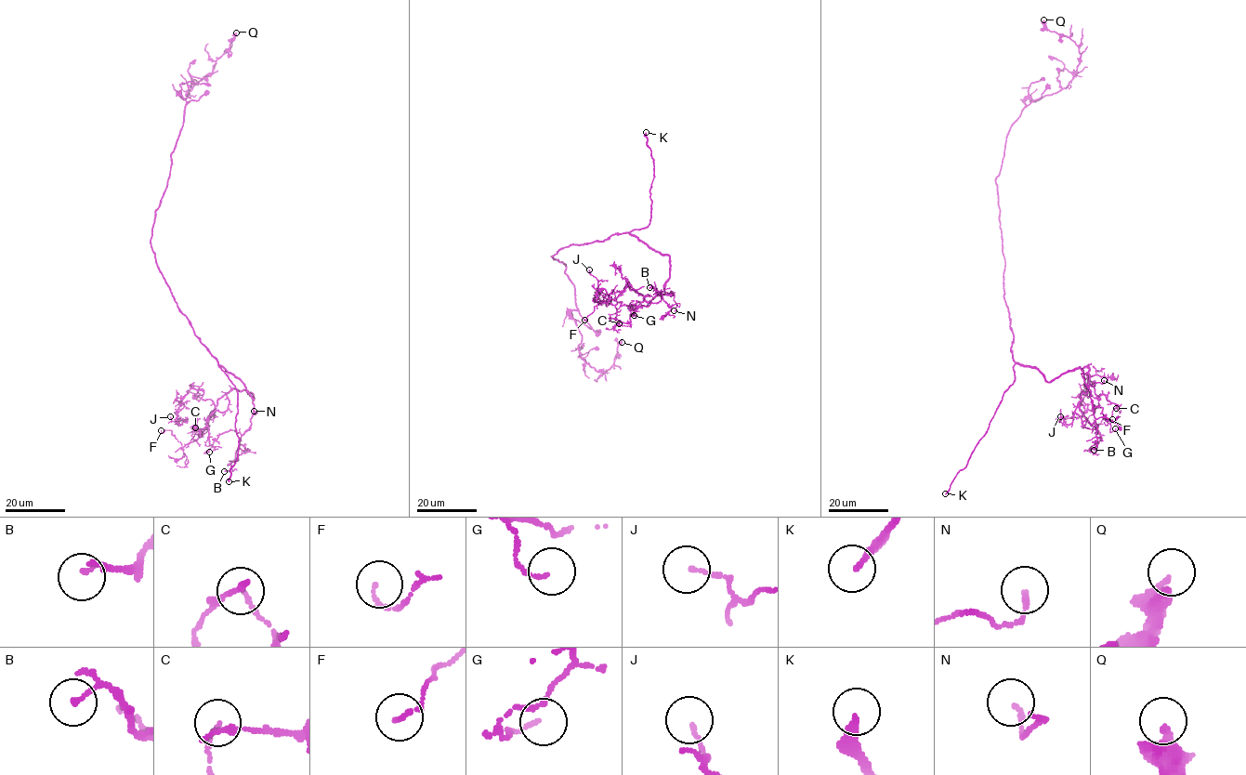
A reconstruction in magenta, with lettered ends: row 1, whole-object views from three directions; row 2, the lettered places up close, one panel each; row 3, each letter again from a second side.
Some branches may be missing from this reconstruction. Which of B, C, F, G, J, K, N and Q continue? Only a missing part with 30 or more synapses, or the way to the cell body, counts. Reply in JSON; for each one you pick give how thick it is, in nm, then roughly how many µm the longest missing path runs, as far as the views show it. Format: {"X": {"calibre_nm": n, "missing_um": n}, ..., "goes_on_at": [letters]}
{"K": {"calibre_nm": 220, "missing_um": 4}, "goes_on_at": ["K"]}

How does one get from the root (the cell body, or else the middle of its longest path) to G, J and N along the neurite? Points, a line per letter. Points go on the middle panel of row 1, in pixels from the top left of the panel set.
G: (565, 247), (627, 232), (669, 256), (664, 291), (674, 294), (629, 310), (634, 315)
J: (565, 247), (627, 232), (669, 256), (664, 289), (630, 307), (599, 300), (597, 280), (589, 269)
N: (565, 247), (601, 242), (618, 233), (634, 235), (669, 256), (664, 291), (673, 292), (677, 305), (674, 310)

